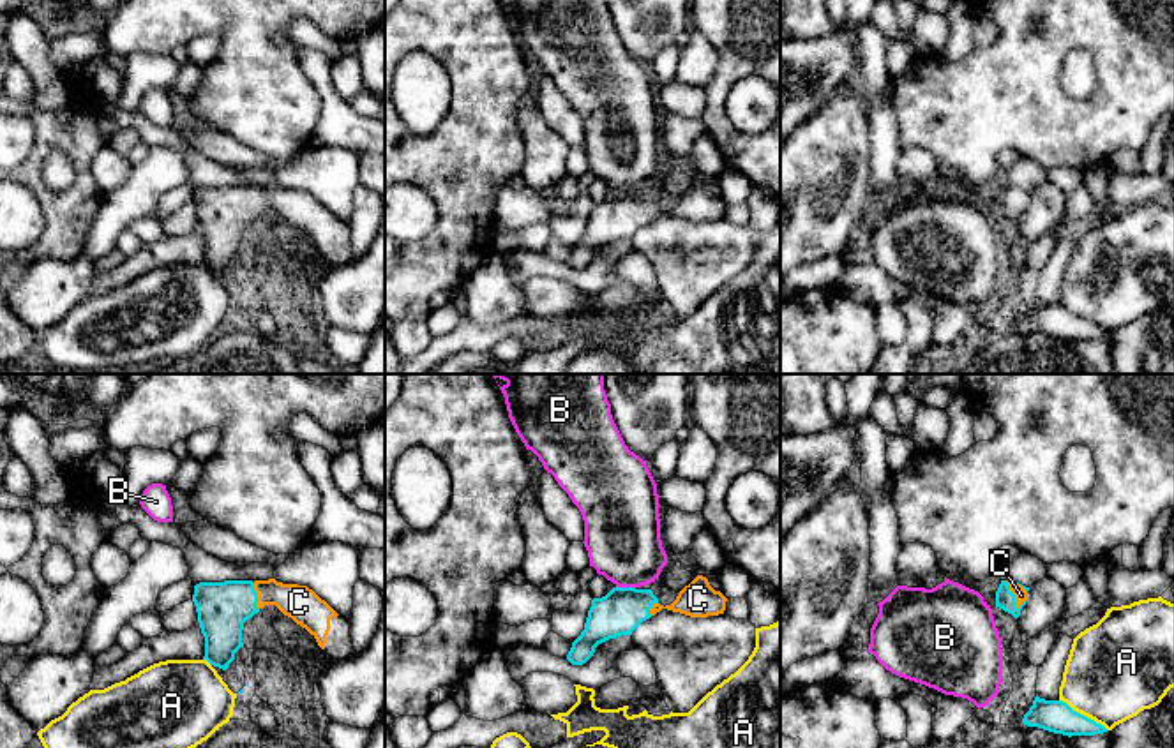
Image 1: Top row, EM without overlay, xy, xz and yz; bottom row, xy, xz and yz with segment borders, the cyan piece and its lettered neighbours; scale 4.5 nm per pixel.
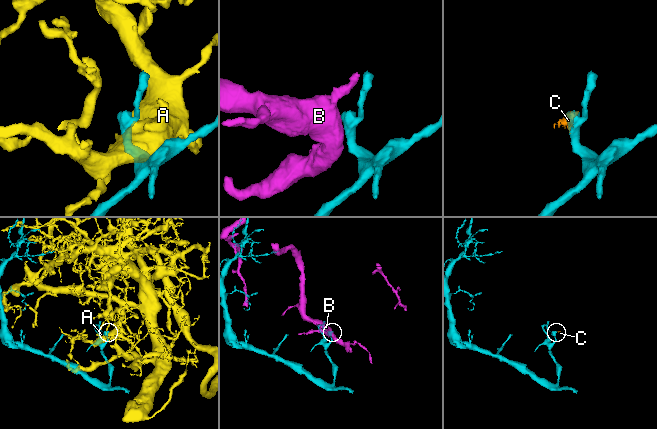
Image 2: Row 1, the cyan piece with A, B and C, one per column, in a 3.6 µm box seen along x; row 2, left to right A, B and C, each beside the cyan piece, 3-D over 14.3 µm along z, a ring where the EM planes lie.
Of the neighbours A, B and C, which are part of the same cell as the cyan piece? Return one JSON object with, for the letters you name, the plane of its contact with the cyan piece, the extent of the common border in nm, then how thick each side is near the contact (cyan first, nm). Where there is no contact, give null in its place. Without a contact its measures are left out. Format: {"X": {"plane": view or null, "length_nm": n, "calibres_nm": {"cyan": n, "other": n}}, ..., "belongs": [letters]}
{"C": {"plane": "yz", "length_nm": 150, "calibres_nm": {"cyan": 90, "other": 60}}, "belongs": ["C"]}

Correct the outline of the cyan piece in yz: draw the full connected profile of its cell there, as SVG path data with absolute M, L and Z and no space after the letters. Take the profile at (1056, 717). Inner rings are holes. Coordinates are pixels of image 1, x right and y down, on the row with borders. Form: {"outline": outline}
{"outline": "M1038 695L1033 706L1024 714L1022 723L1027 727L1038 727L1063 736L1095 736L1103 734L1107 729L1095 720L1073 711L1063 700L1045 700Z"}

